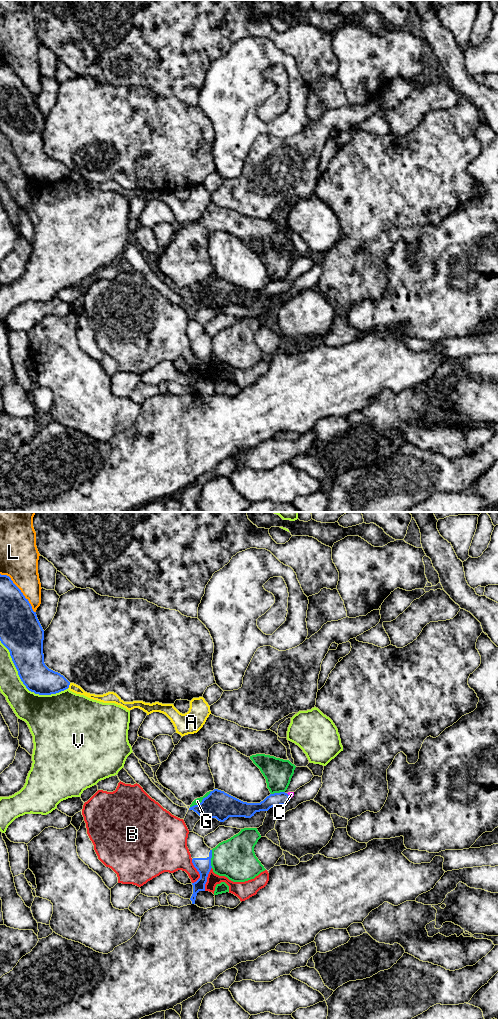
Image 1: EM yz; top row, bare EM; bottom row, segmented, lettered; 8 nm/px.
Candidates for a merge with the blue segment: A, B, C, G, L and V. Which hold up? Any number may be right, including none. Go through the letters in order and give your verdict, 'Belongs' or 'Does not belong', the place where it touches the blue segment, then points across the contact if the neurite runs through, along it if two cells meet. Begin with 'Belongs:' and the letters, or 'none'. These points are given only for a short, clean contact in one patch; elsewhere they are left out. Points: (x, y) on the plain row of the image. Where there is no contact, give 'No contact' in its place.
Belongs: C
A: Does not belong. Touches blue at yz (68, 174)
B: Does not belong. Touches blue at yz (197, 358)
C: Belongs. Touches blue at yz (288, 283). Path across: yz (273, 288), (284, 286), (288, 283), (291, 282)
G: Does not belong. Touches blue at yz (201, 290)
L: Does not belong. Touches blue at yz (20, 78)
V: Does not belong. Touches blue at yz (23, 171)

